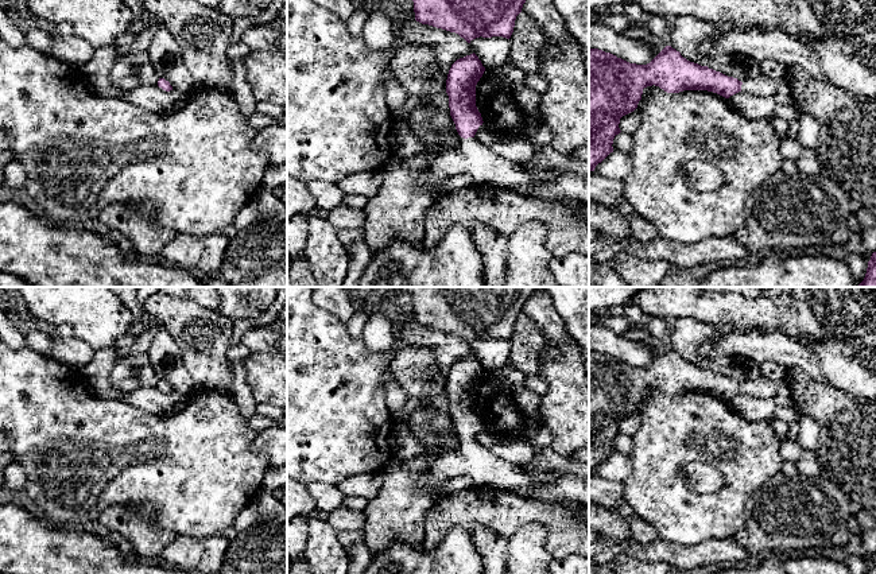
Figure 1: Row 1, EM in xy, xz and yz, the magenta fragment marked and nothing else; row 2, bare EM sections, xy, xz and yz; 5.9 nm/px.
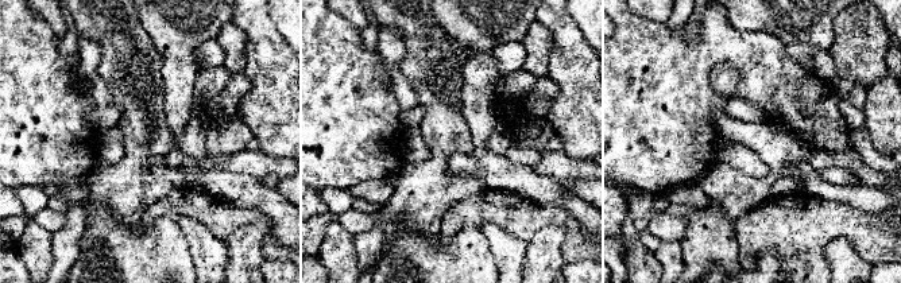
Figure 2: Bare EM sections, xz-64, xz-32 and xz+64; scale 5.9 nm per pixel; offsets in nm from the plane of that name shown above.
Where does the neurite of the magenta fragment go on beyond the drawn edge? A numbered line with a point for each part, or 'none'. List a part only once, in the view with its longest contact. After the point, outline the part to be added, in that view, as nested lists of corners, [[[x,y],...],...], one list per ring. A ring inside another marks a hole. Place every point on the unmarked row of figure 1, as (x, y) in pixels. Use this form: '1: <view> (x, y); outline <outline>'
1: xz (473, 460); outline [[[468,439],[458,451],[442,450],[430,474],[418,481],[415,490],[441,488],[446,481],[458,476],[469,476],[476,486],[512,490],[530,499],[532,499],[530,489],[540,484],[530,473],[522,472],[519,466],[495,457],[489,447]]]

